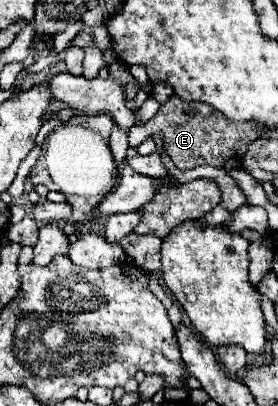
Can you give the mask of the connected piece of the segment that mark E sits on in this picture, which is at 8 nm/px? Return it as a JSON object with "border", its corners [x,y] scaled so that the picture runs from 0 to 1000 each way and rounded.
{"border":[[[619,236],[597,256],[576,261],[568,281],[518,300],[486,305],[460,325],[460,355],[489,365],[540,335],[576,335],[583,365],[597,384],[633,404],[647,419],[683,419],[727,404],[755,404],[799,419],[871,414],[863,399],[892,369],[892,355],[928,340],[928,300],[835,300],[806,291],[777,266],[719,251],[662,251],[640,236]]]}

